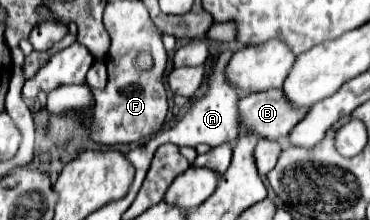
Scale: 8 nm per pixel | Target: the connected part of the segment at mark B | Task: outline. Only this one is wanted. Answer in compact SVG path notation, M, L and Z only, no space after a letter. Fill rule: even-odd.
M280 89L252 93L238 101L240 127L254 131L260 139L280 139L288 135L298 121L306 115L288 105Z

